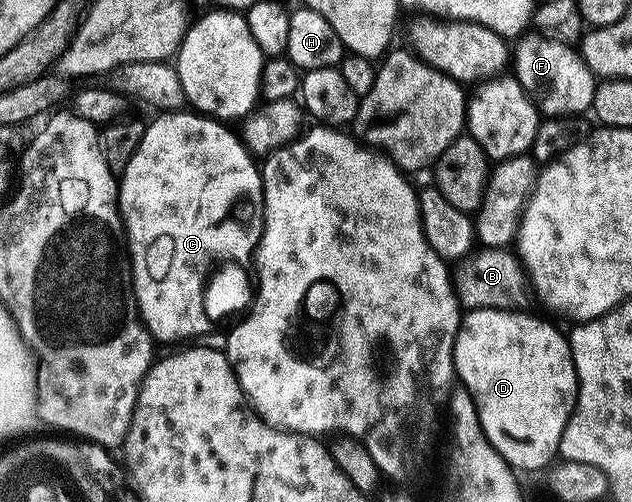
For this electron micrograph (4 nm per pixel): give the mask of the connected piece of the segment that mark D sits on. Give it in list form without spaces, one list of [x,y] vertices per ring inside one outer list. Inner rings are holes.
[[[468,311],[453,338],[453,368],[473,398],[479,424],[499,456],[514,471],[544,471],[558,457],[561,437],[573,415],[577,373],[568,337],[541,318],[517,313],[521,312]]]

